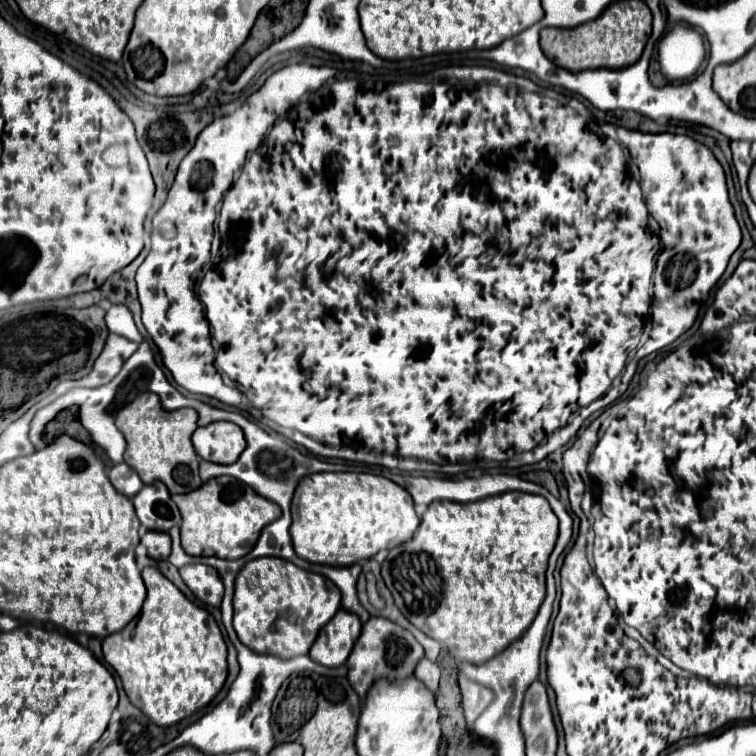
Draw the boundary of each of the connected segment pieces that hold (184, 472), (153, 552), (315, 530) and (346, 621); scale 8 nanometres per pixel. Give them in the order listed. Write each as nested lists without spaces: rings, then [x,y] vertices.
[[[146,391],[138,395],[130,405],[118,411],[116,427],[126,439],[124,461],[140,475],[144,483],[162,481],[172,493],[190,493],[202,485],[198,475],[198,455],[192,447],[192,433],[196,431],[198,413],[194,409],[166,411],[160,405],[160,397]]]
[[[146,531],[142,537],[142,545],[146,545],[148,555],[156,561],[162,561],[170,555],[170,535],[168,533],[150,533]]]
[[[314,473],[314,475],[306,475],[302,477],[302,481],[298,483],[298,489],[296,489],[296,495],[294,495],[294,505],[296,509],[292,509],[292,525],[290,525],[290,535],[292,535],[292,543],[294,543],[294,549],[296,549],[296,555],[310,561],[310,563],[322,563],[322,565],[340,565],[340,567],[348,567],[348,565],[354,565],[358,563],[360,559],[370,559],[374,557],[378,551],[382,549],[392,549],[400,543],[406,543],[414,531],[418,529],[420,525],[420,519],[414,511],[414,501],[410,497],[410,493],[396,485],[394,481],[386,479],[386,477],[378,477],[378,475],[368,475],[368,473]]]
[[[340,609],[318,633],[318,639],[310,649],[310,659],[324,667],[342,665],[360,635],[360,627],[362,623],[358,615]]]

